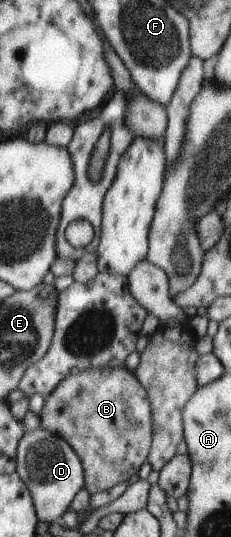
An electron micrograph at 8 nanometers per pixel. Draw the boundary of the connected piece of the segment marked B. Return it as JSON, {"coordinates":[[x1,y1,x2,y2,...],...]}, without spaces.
{"coordinates":[[125,365,71,372,48,396,44,396,44,405,38,414,40,427,63,438,80,457,84,469,84,488,90,495,128,482,148,459,152,446,150,399,134,371,128,370]]}

